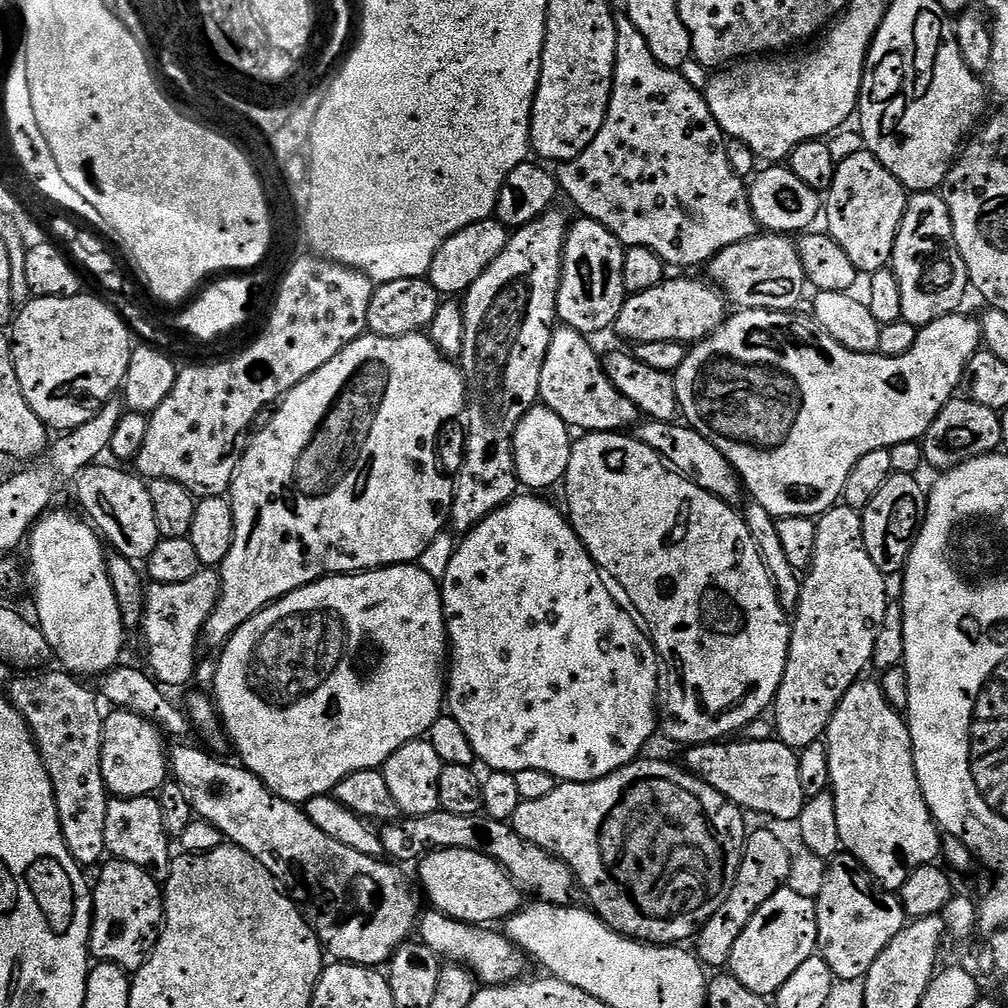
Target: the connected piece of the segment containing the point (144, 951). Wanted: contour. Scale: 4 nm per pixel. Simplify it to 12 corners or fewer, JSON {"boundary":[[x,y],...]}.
{"boundary":[[109,859],[94,880],[91,955],[141,968],[164,927],[161,885]]}

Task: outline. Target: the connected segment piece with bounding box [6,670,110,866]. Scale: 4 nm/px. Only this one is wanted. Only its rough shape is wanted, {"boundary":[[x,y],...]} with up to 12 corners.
{"boundary":[[63,670],[6,695],[56,791],[70,854],[108,852],[97,693]]}

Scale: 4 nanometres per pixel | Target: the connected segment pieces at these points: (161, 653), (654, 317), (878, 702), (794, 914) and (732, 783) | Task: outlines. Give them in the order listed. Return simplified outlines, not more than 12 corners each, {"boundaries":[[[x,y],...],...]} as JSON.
{"boundaries":[[[208,566],[186,582],[147,585],[147,667],[180,688],[219,597]],[[707,279],[631,293],[614,325],[633,345],[705,340],[726,319]],[[861,678],[828,723],[841,845],[899,890],[941,855],[908,721]],[[785,886],[727,967],[765,998],[816,952],[816,901]],[[694,744],[682,764],[740,809],[798,820],[797,749]]]}

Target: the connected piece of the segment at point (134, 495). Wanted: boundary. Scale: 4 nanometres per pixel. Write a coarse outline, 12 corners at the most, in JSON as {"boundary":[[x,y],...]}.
{"boundary":[[115,463],[74,481],[87,519],[119,555],[161,542],[148,484]]}

